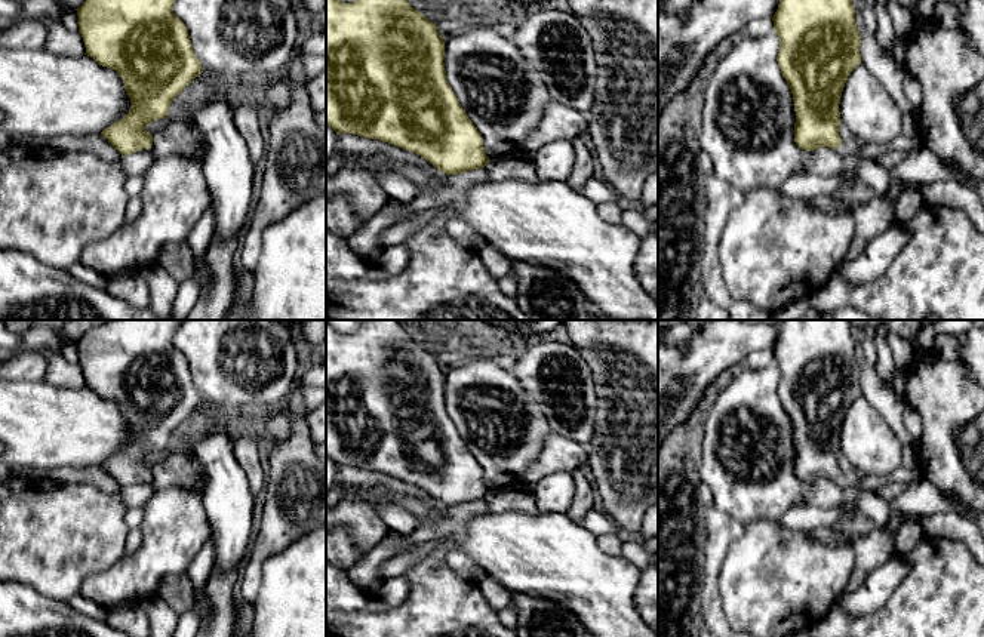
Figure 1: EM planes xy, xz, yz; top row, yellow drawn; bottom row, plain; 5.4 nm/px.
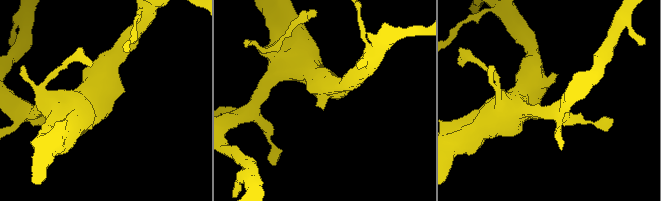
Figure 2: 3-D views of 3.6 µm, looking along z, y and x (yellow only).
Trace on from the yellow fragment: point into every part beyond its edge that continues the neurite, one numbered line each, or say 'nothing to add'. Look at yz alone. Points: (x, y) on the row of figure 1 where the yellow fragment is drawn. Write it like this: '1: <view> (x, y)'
1: yz (848, 147)

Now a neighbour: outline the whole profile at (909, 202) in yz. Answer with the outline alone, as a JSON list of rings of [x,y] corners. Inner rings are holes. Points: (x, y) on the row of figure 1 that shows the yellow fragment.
[[[904,187],[894,203],[898,215],[897,221],[900,224],[908,222],[923,207],[923,204],[925,201],[920,191]]]

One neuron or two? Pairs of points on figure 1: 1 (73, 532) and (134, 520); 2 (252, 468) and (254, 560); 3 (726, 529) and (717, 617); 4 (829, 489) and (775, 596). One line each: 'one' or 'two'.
1: two
2: two
3: one
4: two

